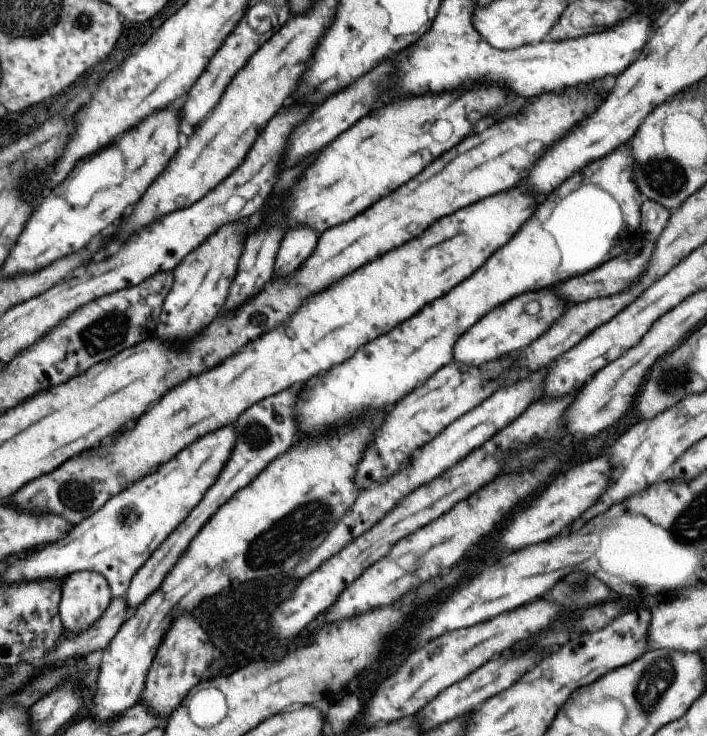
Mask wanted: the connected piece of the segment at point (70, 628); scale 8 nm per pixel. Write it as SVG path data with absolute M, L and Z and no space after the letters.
M76 571L67 574L60 584L58 618L63 632L85 631L110 604L110 591L101 574Z

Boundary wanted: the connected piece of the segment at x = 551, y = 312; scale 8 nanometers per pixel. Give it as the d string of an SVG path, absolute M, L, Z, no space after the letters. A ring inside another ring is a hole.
M539 290L539 292L521 294L517 298L511 298L509 302L493 308L489 314L485 314L481 320L477 320L475 326L471 326L465 334L461 334L461 338L457 338L457 342L453 344L453 360L467 364L467 366L479 366L489 360L497 360L503 354L525 348L529 342L533 342L537 336L541 336L547 330L547 326L561 312L563 312L563 304L561 304L561 300L557 300L553 296L551 290ZM531 300L539 304L537 314L525 314L521 310L523 304L527 304Z

